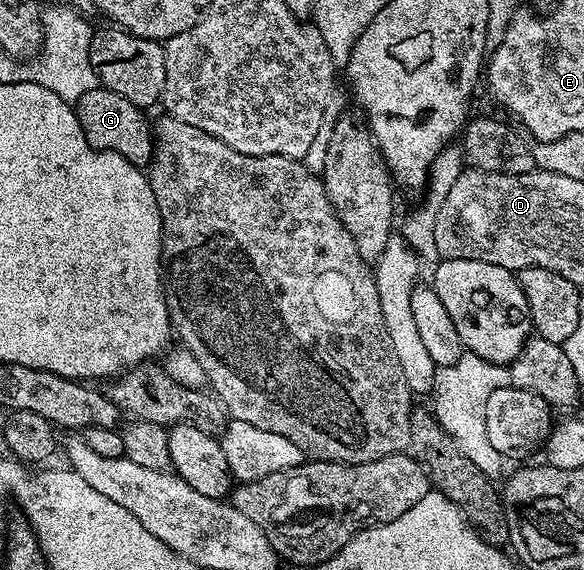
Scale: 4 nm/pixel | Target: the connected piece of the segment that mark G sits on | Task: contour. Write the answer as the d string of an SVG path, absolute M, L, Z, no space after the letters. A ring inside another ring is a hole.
M98 87L87 91L87 95L80 97L75 102L75 108L77 118L79 119L79 127L92 149L106 149L112 153L118 153L119 155L123 155L123 159L127 159L138 167L148 166L149 162L153 160L153 131L151 121L150 118L145 118L146 114L138 109L135 103L123 99L123 95L115 95L115 91Z

